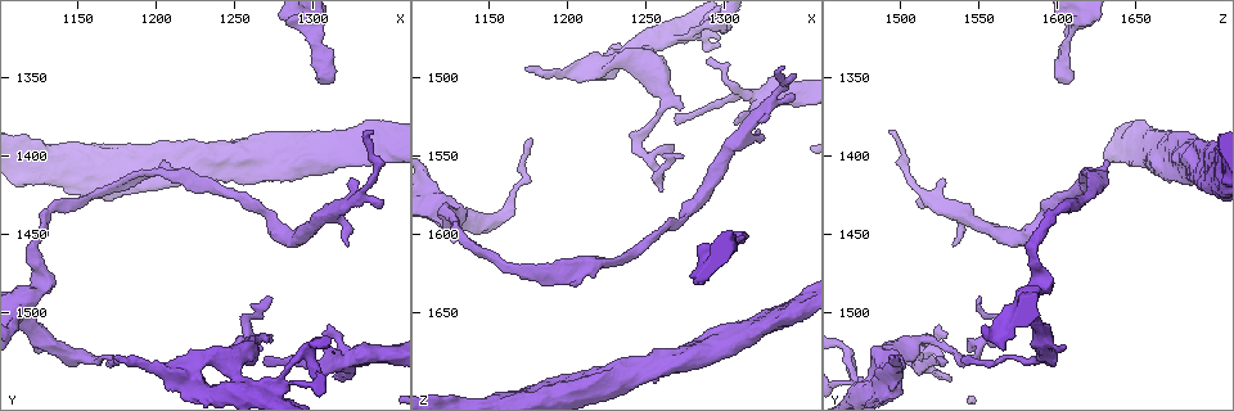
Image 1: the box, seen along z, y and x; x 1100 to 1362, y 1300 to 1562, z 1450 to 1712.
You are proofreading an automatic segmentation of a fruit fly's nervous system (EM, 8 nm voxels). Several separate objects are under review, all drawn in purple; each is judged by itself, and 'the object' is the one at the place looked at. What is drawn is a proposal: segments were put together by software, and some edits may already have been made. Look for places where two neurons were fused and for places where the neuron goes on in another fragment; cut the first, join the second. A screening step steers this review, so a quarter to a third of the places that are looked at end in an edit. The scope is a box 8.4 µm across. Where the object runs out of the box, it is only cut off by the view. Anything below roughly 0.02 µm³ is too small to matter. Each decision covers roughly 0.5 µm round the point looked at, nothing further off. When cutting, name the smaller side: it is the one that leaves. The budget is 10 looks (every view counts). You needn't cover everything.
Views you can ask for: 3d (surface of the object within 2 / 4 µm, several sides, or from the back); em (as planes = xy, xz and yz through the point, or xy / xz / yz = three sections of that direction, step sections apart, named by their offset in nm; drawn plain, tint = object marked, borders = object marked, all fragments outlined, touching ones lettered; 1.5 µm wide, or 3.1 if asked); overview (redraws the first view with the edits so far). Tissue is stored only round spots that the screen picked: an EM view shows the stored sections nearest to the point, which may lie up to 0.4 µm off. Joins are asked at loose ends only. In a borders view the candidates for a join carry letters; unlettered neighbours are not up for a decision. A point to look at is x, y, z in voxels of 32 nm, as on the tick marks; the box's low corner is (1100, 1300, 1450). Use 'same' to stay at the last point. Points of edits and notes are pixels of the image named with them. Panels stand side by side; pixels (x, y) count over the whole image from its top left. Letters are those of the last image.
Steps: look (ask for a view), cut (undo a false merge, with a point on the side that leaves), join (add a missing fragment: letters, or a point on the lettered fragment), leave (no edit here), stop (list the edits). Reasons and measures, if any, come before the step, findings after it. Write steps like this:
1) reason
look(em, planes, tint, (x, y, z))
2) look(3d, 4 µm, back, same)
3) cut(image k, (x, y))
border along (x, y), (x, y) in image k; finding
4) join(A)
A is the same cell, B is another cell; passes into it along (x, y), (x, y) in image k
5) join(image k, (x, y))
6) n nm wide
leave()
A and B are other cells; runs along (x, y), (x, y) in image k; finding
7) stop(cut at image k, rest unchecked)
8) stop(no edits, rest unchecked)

branch stops here
look(em, planes, tint, (1306, 1354, 1606))

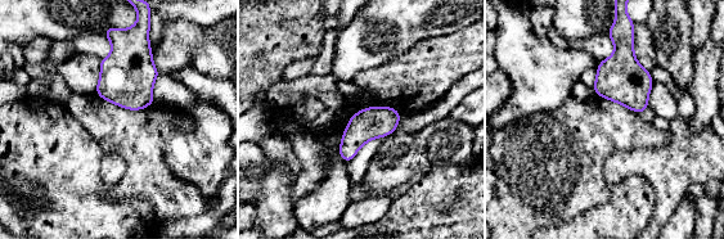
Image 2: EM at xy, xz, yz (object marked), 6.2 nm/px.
look(em, planes, borders, same)

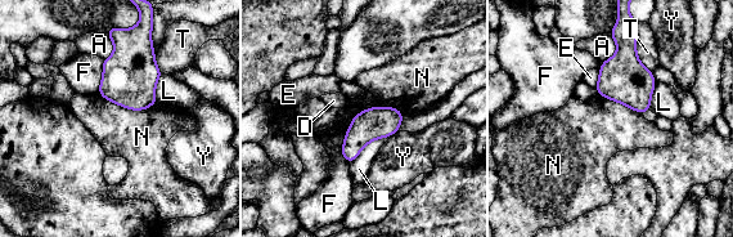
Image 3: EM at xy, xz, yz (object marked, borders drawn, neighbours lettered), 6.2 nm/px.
L touches over 460 nm
leave()
A, D, E, F, L, N, T and Y are other cells; border along (403, 112), (360, 111), (341, 148) in image 3; no lettered fragment goes on from it

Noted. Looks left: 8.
an open end
look(em, yz, step 8, tint, (1344, 1430, 1512))

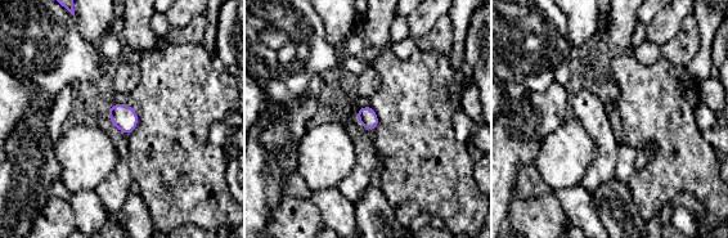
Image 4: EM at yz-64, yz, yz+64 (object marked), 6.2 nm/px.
look(em, planes, borders, same)

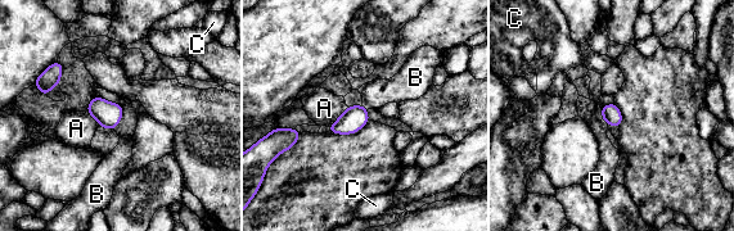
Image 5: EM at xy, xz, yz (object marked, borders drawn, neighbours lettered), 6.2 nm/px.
A touches over 180 nm
leave()
A, B and C are other cells; border along (599, 108), (607, 126) in image 5; none of them fits

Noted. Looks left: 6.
free end
look(em, planes, tint, (1312, 1540, 1532))

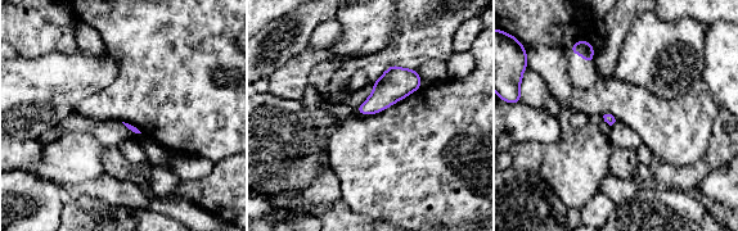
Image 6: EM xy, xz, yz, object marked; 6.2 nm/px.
see the neighbours
look(em, planes, borders, same)

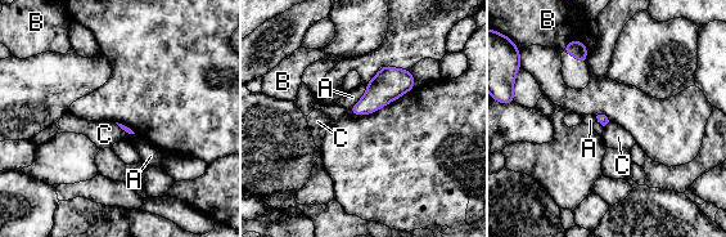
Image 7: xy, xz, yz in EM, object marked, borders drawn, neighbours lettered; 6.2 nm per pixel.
A touches over 190 nm
leave()
A, B and C are other cells; border along (609, 121), (604, 126) in image 7; no lettered fragment goes on from it

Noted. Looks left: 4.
sharp bend
look(em, xy, step 4, tint, (1262, 1516, 1512))

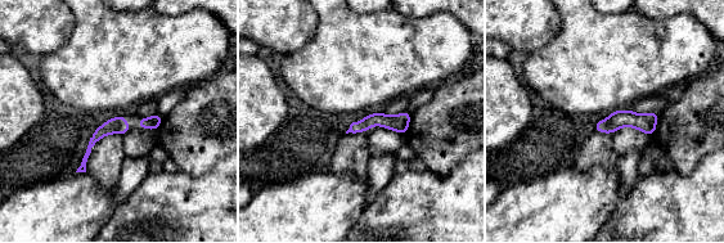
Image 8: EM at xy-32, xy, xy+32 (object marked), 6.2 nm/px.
another direction
look(em, yz, step 4, borders, same)

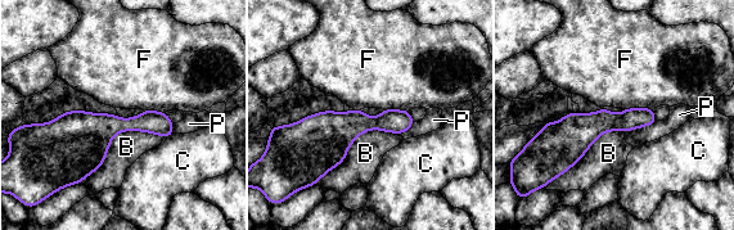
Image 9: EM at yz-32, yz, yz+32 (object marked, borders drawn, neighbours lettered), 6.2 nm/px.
leave()
B, C, F and P are other cells; runs along (652, 117), (543, 136) in image 9; continuous, no second neuron

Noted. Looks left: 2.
stop(no edits, rest unchecked)

